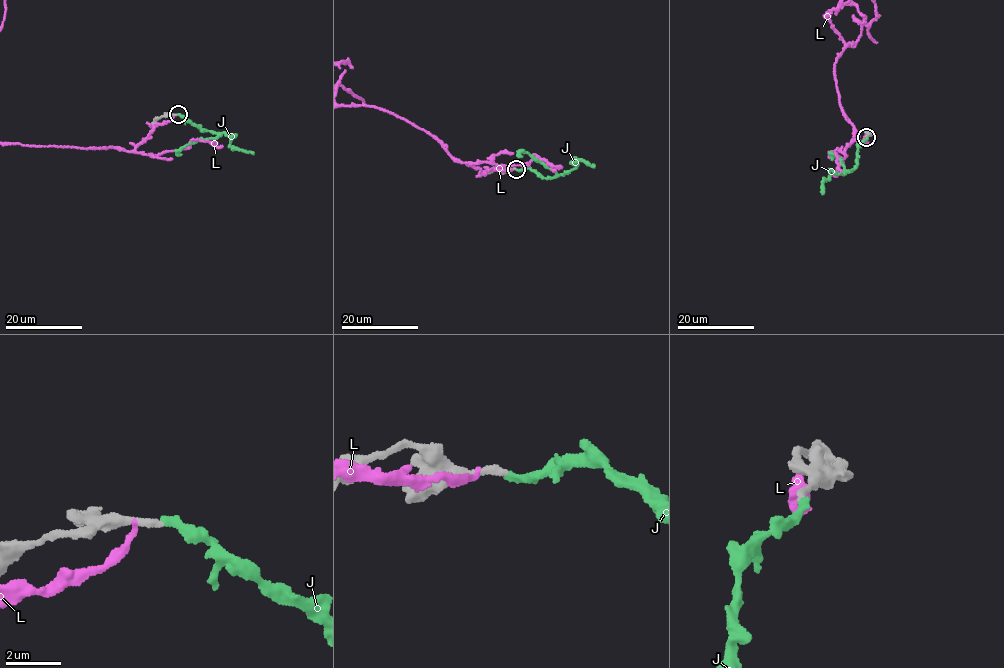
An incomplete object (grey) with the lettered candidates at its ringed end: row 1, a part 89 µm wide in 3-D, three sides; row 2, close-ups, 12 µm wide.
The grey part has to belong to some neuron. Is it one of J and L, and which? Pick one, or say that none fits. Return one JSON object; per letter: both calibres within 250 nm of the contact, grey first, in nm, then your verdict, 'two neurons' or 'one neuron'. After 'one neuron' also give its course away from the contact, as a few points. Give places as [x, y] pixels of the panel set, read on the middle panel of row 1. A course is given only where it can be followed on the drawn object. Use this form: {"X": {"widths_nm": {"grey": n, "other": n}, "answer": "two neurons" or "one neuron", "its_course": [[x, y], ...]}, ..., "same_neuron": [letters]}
{"J": {"widths_nm": {"grey": 280, "other": 280}, "answer": "one neuron", "its_course": [[516, 169], [530, 169], [552, 178], [567, 174], [575, 167], [573, 159], [573, 163], [587, 161], [594, 167]]}, "L": {"widths_nm": {"grey": 460, "other": 180}, "answer": "two neurons"}, "same_neuron": ["J"]}

